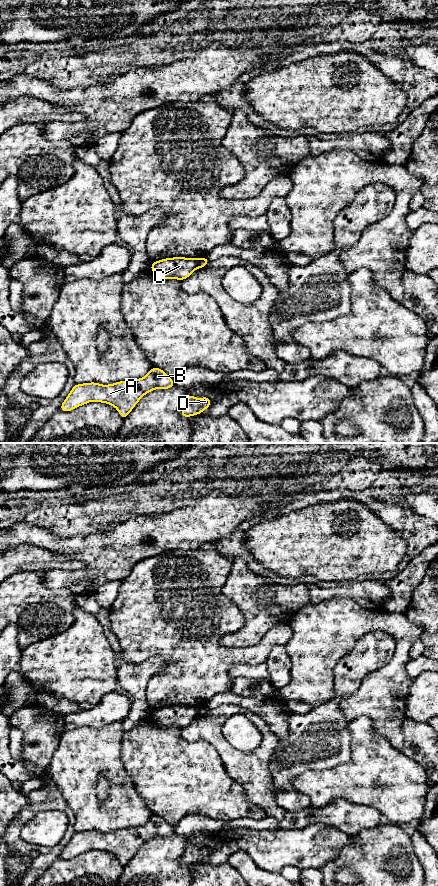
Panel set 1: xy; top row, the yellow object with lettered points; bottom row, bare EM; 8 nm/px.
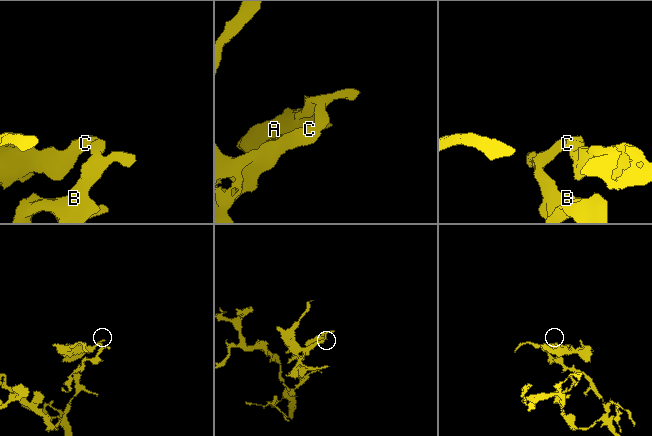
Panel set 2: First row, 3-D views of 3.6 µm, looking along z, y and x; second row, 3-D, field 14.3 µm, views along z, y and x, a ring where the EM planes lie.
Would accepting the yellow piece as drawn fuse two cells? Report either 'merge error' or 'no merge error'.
merge error

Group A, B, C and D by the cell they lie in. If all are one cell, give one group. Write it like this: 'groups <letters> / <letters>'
groups A B D / C

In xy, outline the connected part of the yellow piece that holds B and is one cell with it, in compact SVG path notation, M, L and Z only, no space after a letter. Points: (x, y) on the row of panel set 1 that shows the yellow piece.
M153 367L140 379L119 381L103 385L96 382L75 384L60 406L60 410L69 412L92 401L112 405L120 416L126 418L139 400L155 389L169 389L173 380L162 369Z

